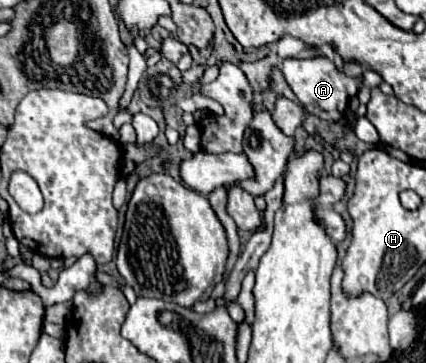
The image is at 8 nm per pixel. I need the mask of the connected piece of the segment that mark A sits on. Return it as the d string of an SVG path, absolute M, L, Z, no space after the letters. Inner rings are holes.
M314 57L314 59L284 59L282 73L300 99L300 103L316 117L324 121L338 121L338 113L344 113L348 99L358 93L362 87L362 79L352 79L344 73L340 73L336 67L332 67L332 61L326 57Z

